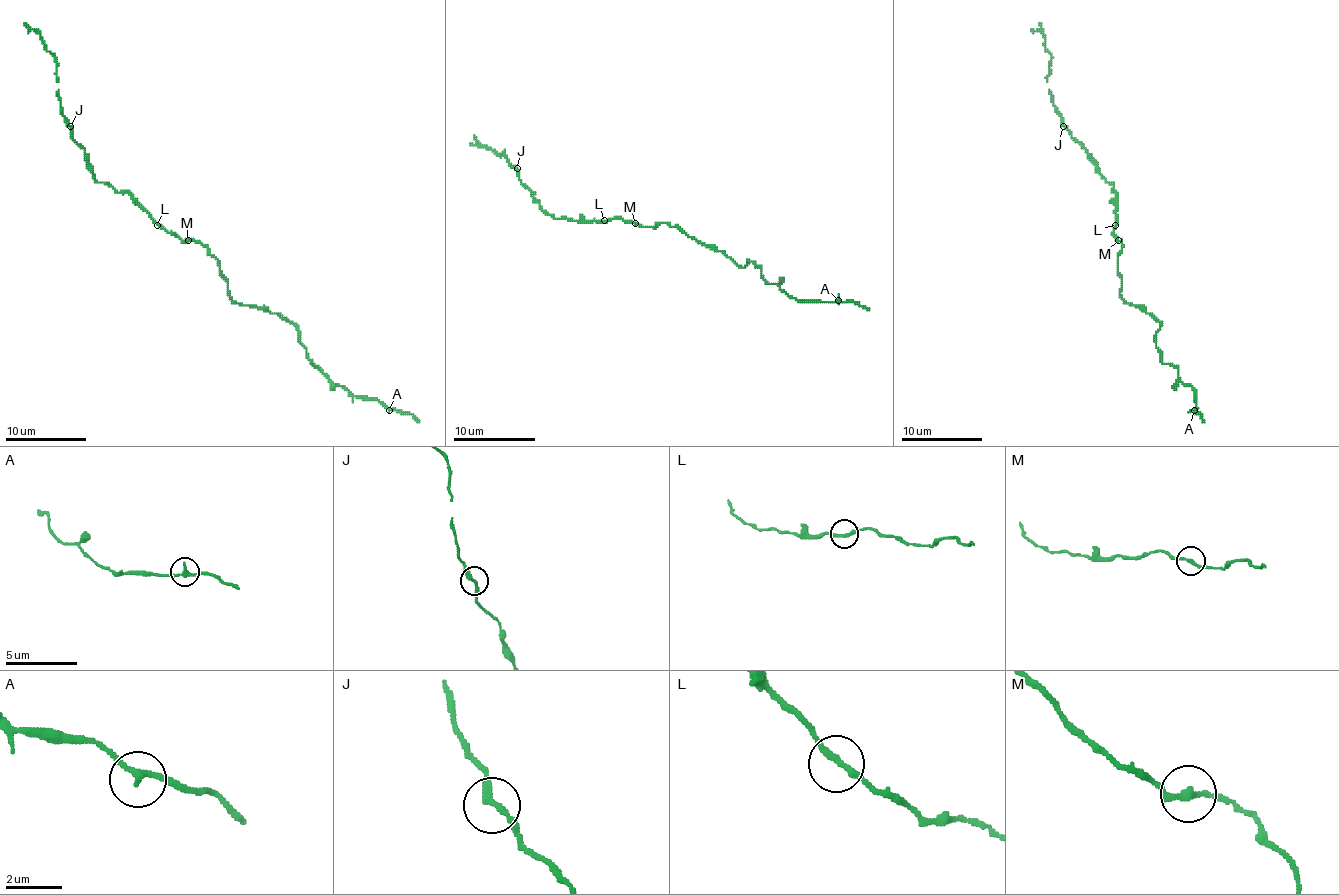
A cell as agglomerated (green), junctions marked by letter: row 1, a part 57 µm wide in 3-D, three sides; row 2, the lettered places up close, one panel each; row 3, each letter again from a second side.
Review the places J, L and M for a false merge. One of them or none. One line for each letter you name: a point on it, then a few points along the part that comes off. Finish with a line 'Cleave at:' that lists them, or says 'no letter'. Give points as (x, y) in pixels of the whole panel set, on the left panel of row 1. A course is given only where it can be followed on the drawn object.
Cleave at: no letter

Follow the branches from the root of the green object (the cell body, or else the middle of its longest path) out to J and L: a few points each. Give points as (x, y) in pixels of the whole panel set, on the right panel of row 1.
J: (1122, 247), (1113, 235), (1113, 186), (1103, 178), (1087, 150), (1063, 126)
L: (1122, 247), (1113, 235), (1115, 225)

